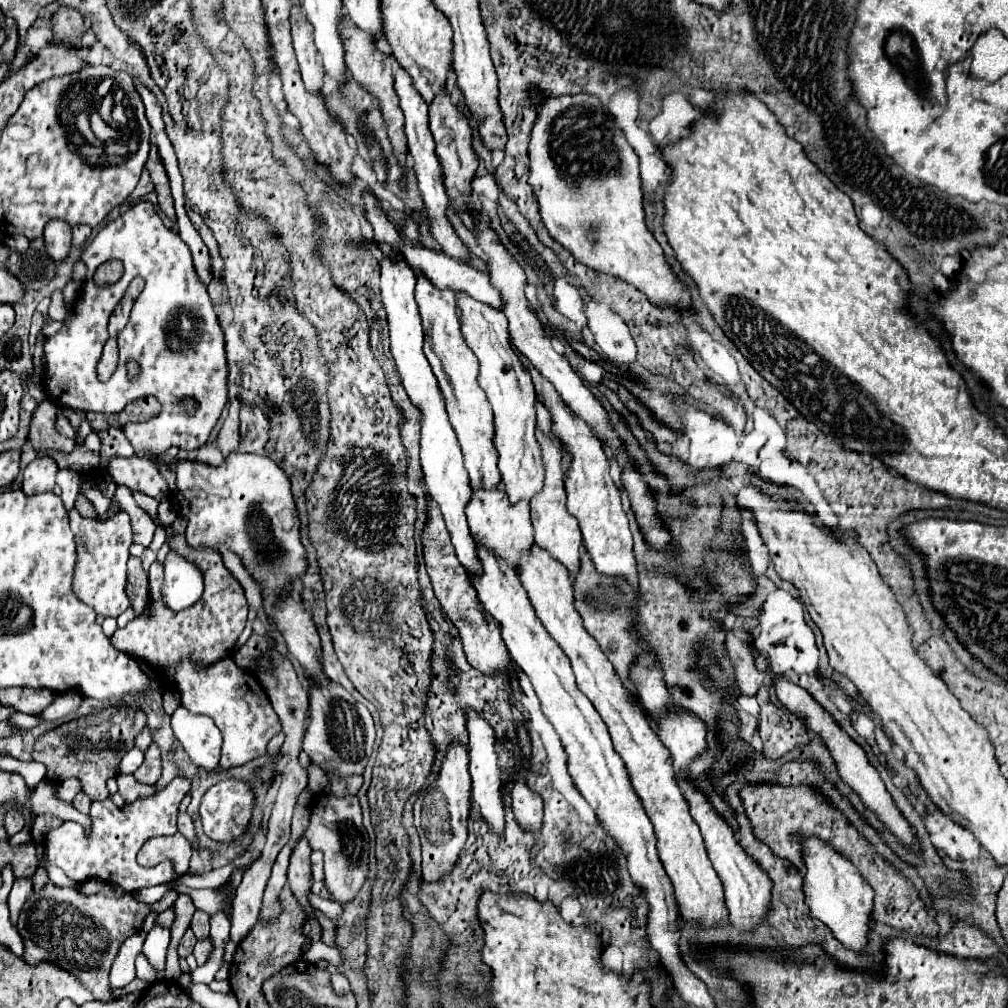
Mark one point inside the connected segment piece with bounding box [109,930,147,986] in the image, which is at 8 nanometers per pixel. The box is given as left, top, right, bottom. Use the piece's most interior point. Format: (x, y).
(123, 970)

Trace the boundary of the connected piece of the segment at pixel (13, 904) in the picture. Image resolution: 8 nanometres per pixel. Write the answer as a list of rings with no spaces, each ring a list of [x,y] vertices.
[[[15,879],[13,887],[8,896],[8,907],[10,911],[10,919],[14,927],[16,927],[18,918],[22,912],[22,908],[27,898],[33,892],[33,883],[29,879]]]

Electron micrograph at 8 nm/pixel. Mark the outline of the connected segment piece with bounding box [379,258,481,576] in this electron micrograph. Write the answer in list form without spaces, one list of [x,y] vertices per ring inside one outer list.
[[[381,258],[381,298],[387,310],[387,322],[389,322],[389,338],[391,338],[391,354],[397,364],[397,372],[401,376],[401,382],[415,406],[419,406],[423,420],[421,420],[421,466],[425,474],[425,484],[431,494],[431,498],[439,504],[441,514],[445,518],[447,530],[451,534],[451,542],[455,546],[457,558],[467,570],[467,574],[479,574],[479,556],[475,556],[475,540],[471,538],[465,508],[467,502],[471,502],[471,484],[467,470],[463,468],[463,456],[461,448],[457,444],[455,432],[449,424],[443,394],[439,392],[439,386],[435,382],[435,374],[431,372],[431,366],[423,354],[423,326],[419,318],[419,308],[413,296],[415,290],[415,272],[405,262],[387,262],[387,258]]]

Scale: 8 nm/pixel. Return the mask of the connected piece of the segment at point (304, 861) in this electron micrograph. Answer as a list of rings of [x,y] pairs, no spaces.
[[[301,838],[295,846],[293,846],[293,854],[291,854],[291,864],[289,864],[289,872],[287,872],[287,882],[295,894],[295,898],[299,900],[299,904],[303,904],[307,918],[311,918],[315,914],[313,906],[309,904],[309,894],[311,894],[311,846],[307,844],[305,838]]]

